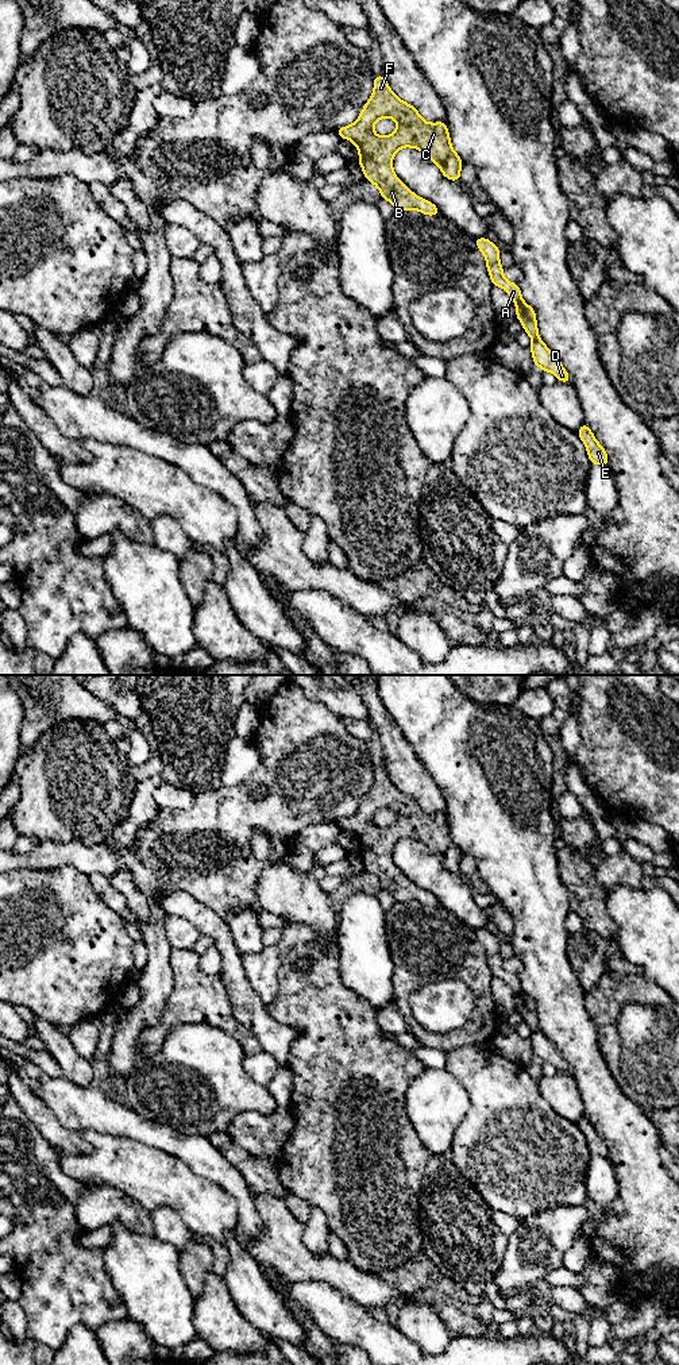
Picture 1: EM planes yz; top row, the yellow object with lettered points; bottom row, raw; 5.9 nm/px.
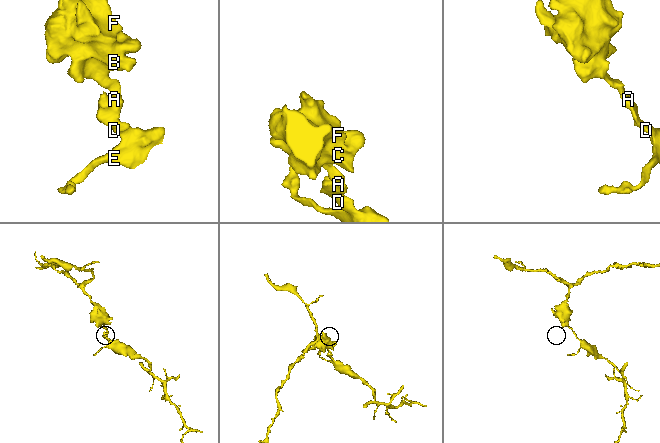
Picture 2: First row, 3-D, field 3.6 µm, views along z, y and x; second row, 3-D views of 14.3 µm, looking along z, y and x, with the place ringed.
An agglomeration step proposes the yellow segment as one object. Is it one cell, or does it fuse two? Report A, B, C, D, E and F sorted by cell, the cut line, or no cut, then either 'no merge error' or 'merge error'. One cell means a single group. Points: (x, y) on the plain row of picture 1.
A B C F / D E | yz (537, 1028), (532, 1032) | merge error

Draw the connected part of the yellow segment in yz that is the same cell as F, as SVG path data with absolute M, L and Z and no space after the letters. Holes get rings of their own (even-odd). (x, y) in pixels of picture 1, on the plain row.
M375 766L373 786L356 813L336 824L356 837L364 869L398 902L416 901L429 907L440 905L435 895L414 886L396 868L391 852L400 840L417 840L439 857L445 869L460 869L463 852L451 838L445 813L427 814L413 797L393 784L385 767ZM382 809L397 813L397 821L391 826L381 828L373 822Z

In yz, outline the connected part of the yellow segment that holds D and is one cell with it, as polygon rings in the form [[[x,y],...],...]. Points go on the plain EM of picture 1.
[[[537,1029],[532,1032],[531,1044],[533,1048],[533,1056],[539,1057],[543,1063],[555,1065],[559,1073],[570,1073],[570,1065],[564,1061],[559,1049]]]

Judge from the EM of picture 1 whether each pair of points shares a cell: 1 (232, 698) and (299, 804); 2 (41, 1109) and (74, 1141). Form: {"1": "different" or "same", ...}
{"1": "different", "2": "same"}

